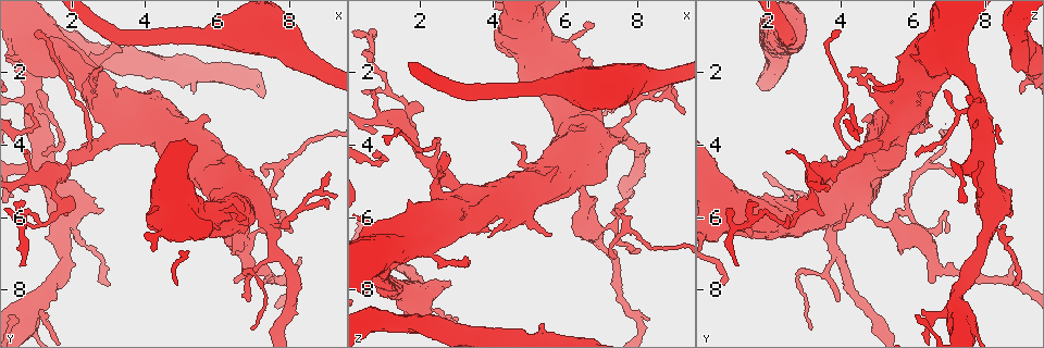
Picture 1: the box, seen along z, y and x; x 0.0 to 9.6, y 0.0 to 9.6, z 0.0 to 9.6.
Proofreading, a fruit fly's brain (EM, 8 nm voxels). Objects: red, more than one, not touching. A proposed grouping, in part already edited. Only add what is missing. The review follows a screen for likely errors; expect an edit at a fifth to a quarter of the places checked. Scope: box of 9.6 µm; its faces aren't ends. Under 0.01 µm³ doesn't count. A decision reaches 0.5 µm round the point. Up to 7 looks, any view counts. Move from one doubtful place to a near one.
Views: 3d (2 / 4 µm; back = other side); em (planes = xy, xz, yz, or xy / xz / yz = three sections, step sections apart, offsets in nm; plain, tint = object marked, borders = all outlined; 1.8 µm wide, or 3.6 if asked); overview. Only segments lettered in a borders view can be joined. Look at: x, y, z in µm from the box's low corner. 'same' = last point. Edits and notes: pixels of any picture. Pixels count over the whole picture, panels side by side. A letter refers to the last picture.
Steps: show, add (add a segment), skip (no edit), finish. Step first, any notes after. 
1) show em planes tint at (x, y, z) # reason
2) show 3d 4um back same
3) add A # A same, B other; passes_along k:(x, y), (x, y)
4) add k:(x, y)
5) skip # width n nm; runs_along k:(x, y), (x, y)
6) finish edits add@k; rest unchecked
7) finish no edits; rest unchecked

show em planes borders at (1.85, 5.90, 3.50) # free end

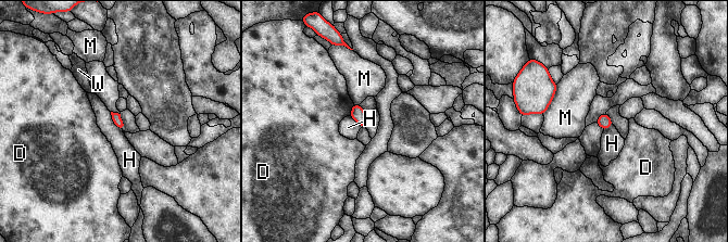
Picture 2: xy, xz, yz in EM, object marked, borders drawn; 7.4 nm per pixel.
skip # D other, H other, M other, W other; border 2:(110, 112), (112, 122), (122, 131); no lettered segment goes on from it

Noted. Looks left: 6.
show em xz step 4 tint at (0.95, 3.55, 4.50) # sharp bend

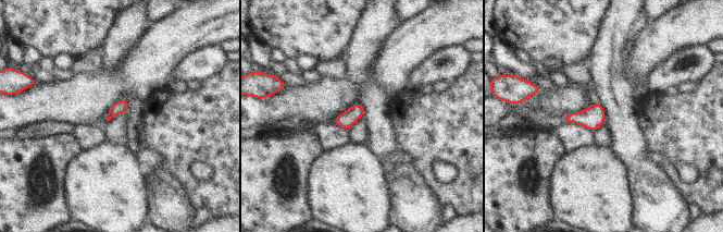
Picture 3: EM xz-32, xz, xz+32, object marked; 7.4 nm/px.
show em planes borders same

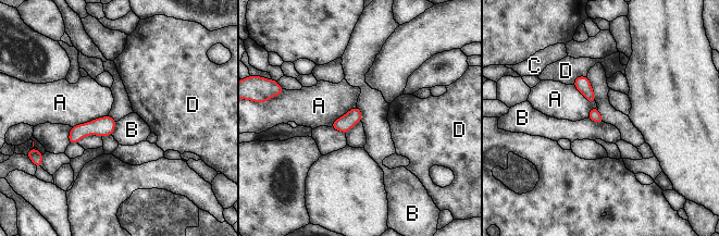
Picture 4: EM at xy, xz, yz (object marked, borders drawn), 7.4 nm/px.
skip # A other, B other, C other, D other; border 4:(587, 118), (599, 123), (604, 122); no lettered segment goes on from it

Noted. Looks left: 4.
show em xz step 8 tint at (5.40, 2.55, 8.95) # free end

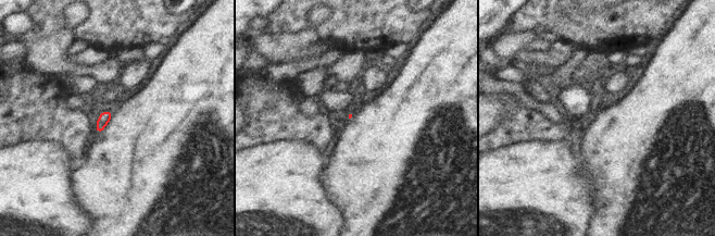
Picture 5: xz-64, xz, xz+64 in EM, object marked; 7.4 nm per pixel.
show em planes borders same

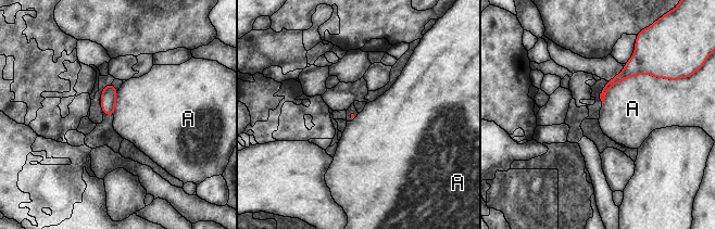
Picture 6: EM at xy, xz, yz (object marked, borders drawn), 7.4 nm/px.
skip # A other; border 6:(668, 79), (626, 77), (602, 105); none of them fits

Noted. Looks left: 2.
finish no edits; rest unchecked

